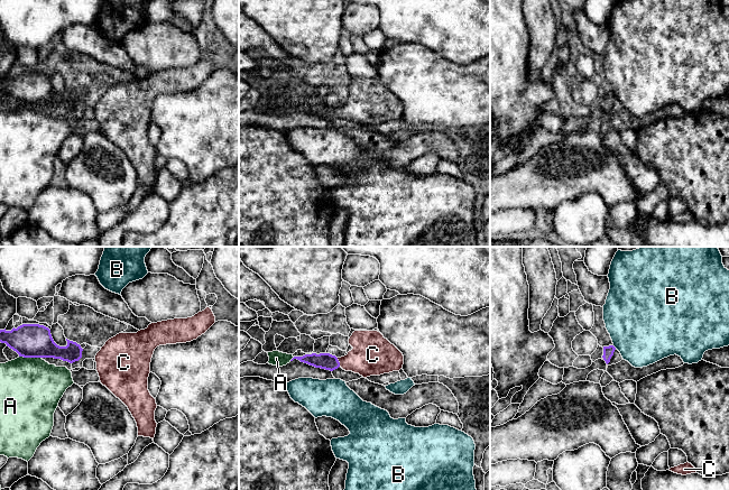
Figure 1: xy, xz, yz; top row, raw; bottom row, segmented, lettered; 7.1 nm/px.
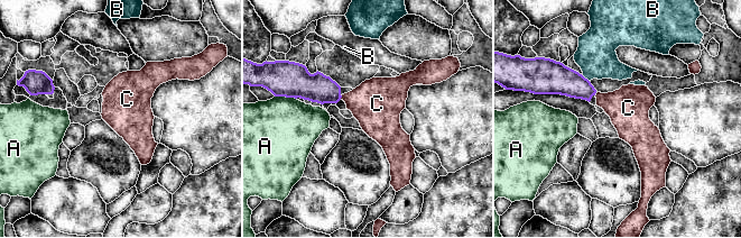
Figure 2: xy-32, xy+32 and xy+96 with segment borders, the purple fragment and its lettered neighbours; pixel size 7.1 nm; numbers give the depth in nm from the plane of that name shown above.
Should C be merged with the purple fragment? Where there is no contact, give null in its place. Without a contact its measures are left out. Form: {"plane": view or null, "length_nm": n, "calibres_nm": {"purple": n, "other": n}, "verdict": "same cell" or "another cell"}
{"plane": "xz", "length_nm": 70, "calibres_nm": {"purple": 120, "other": 300}, "verdict": "same cell"}

